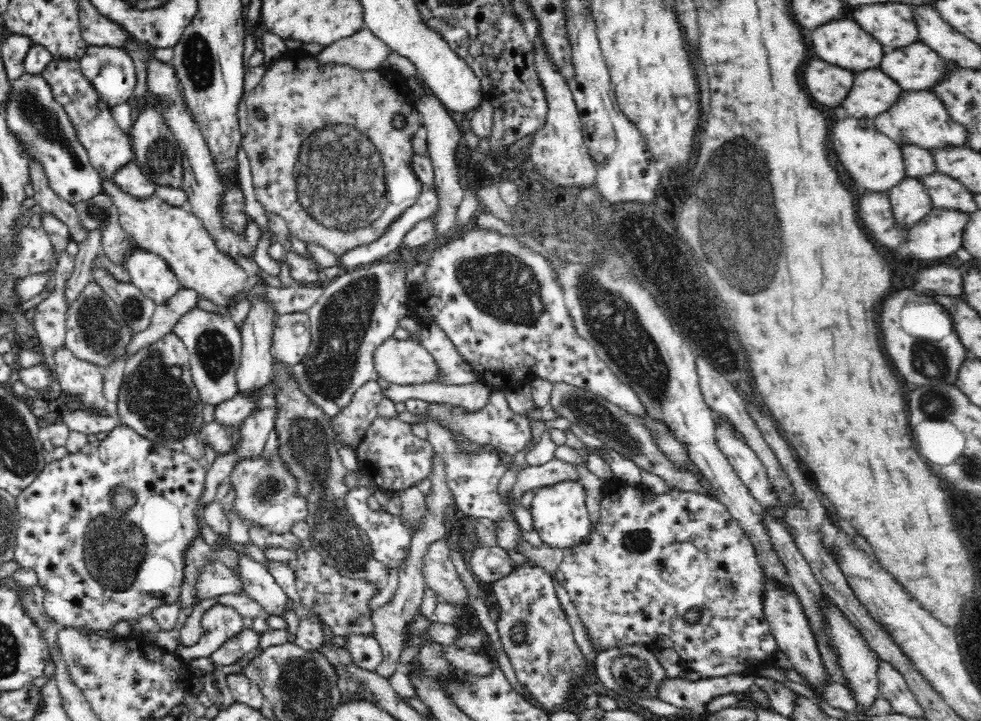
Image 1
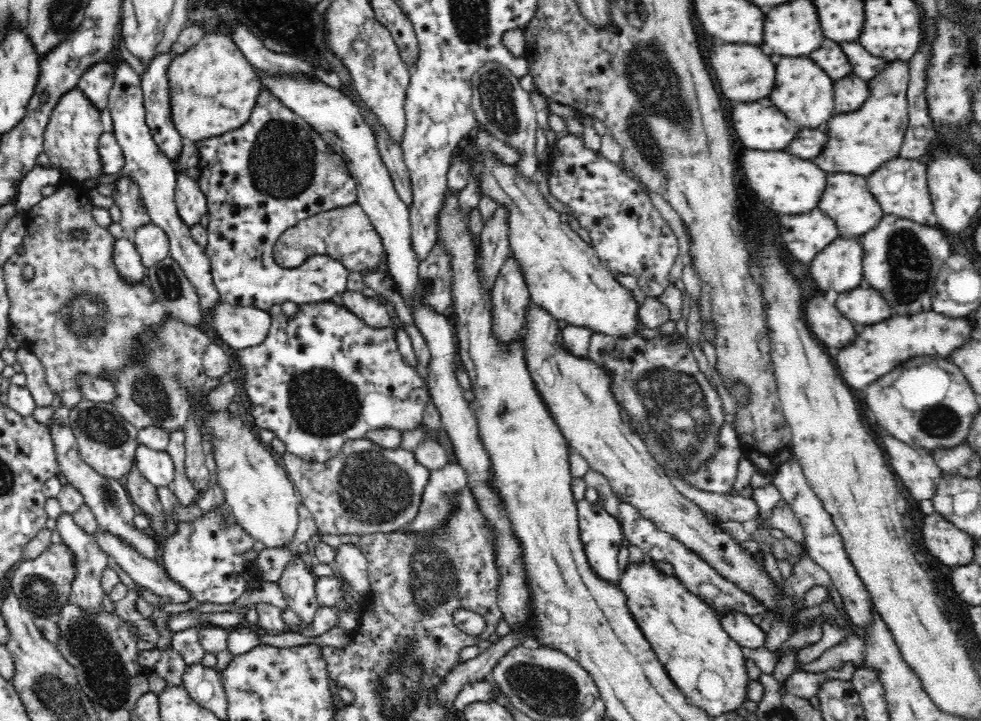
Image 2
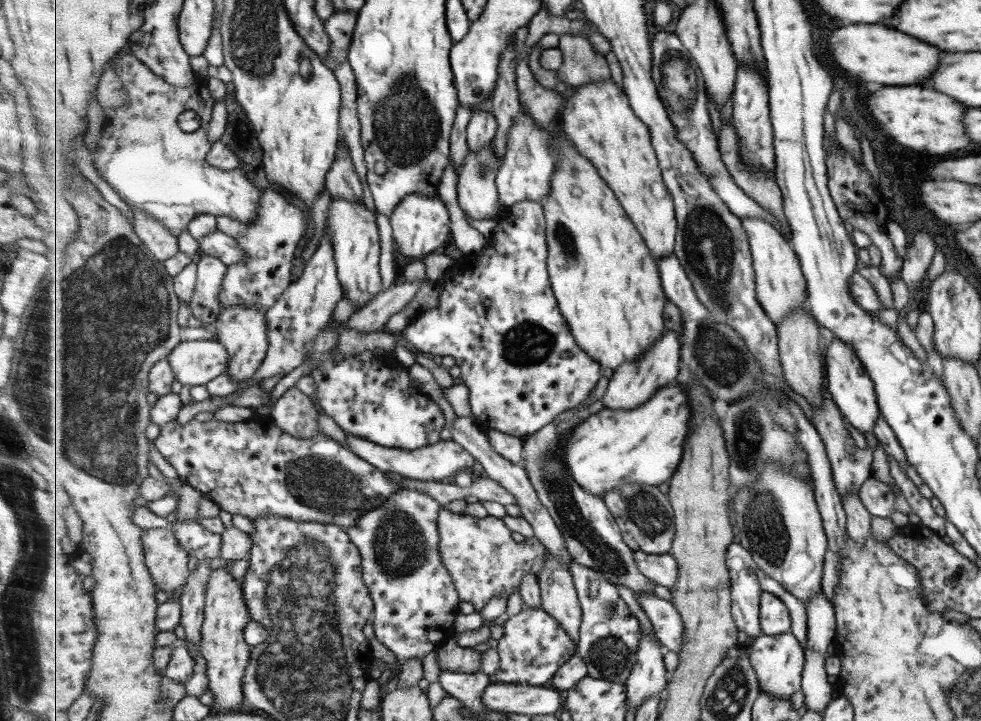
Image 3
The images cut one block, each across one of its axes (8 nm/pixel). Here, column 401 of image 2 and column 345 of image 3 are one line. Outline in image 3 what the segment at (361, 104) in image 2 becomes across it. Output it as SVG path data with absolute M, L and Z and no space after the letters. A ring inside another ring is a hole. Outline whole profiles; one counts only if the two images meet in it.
M340 147L336 159L327 172L327 189L331 197L341 197L359 203L363 201L363 183L357 175L352 154L347 147Z

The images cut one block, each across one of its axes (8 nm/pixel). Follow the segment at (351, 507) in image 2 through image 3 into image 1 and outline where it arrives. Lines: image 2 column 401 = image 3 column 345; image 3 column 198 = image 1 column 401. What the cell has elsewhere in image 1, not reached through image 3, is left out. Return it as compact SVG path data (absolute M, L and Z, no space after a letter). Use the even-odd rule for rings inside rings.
M398 416L376 418L364 434L362 442L358 444L356 456L359 460L356 465L383 492L396 492L414 486L419 480L428 479L435 467L435 450L432 443L428 439L415 436L412 426Z

